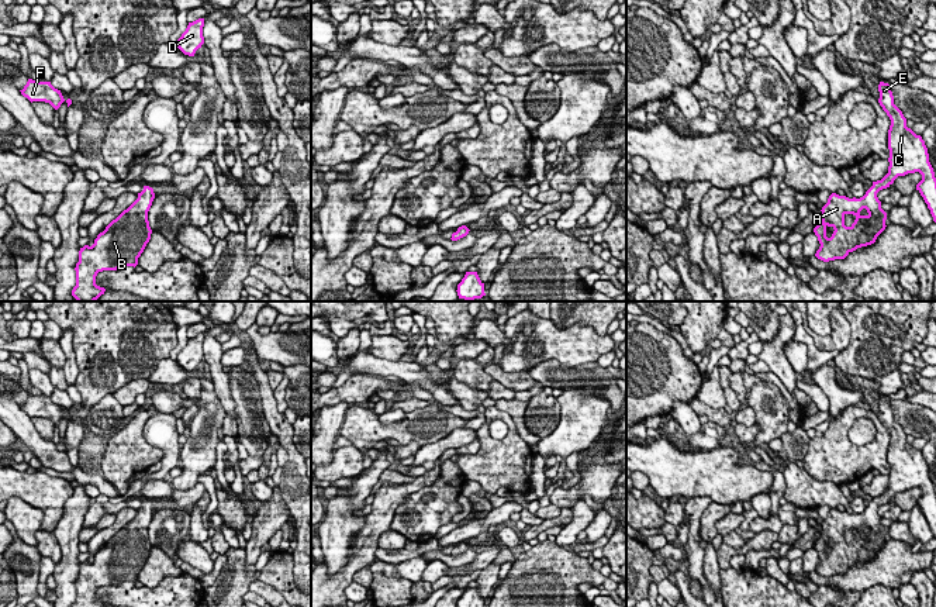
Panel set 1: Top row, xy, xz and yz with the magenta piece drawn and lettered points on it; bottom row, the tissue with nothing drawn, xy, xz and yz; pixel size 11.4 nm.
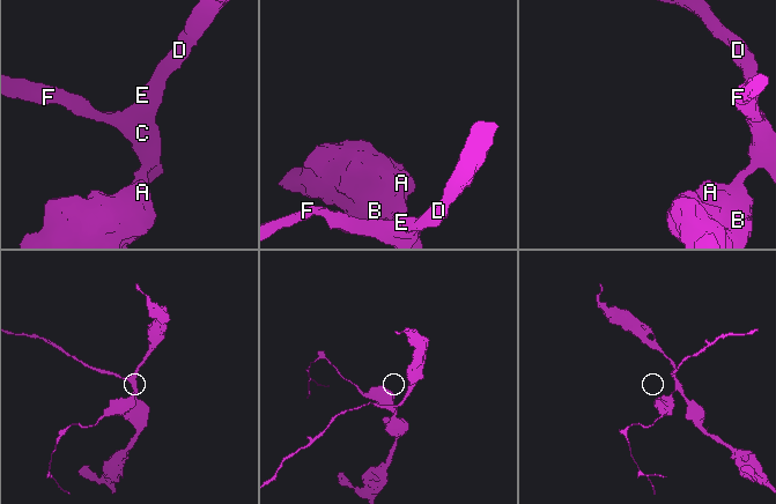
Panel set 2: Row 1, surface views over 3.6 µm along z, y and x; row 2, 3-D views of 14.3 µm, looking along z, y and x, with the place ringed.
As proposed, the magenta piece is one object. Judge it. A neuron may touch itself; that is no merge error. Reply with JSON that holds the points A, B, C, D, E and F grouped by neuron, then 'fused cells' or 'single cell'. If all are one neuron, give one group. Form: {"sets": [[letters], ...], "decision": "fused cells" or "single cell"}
{"sets": [["A", "B", "C", "D", "E", "F"]], "decision": "single cell"}

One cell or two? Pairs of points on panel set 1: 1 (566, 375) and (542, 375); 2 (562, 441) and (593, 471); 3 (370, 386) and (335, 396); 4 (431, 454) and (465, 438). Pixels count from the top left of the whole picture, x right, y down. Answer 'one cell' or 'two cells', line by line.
1: one cell
2: two cells
3: one cell
4: one cell

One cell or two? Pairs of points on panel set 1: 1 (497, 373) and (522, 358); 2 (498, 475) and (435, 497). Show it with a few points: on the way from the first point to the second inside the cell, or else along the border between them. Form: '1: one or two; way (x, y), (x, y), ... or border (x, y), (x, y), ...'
1: two; border (498, 365), (506, 372), (527, 372)
2: two; border (456, 462), (468, 479)

